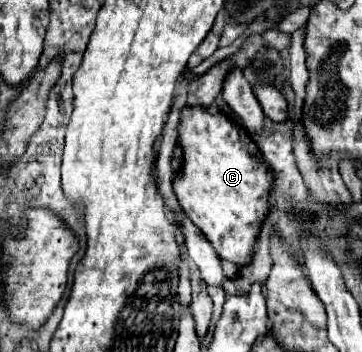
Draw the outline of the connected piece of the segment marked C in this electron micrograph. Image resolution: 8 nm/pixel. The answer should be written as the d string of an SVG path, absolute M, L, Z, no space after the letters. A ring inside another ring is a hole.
M187 85L179 89L167 119L167 127L159 139L159 157L155 163L157 183L159 183L159 191L167 199L167 205L175 205L175 209L181 207L179 217L183 217L183 221L179 221L179 225L187 247L187 257L199 267L201 277L207 285L223 287L223 281L227 279L227 275L223 273L221 259L227 259L237 265L251 263L251 257L255 253L255 241L261 233L261 225L267 219L269 207L271 207L269 199L271 199L273 173L259 157L255 159L247 151L247 147L241 145L239 129L227 117L211 115L203 107L185 109L187 91L189 91ZM179 119L181 119L181 125L179 125ZM177 129L179 129L179 145L183 149L183 177L179 177L179 181L171 181L173 179L171 153L177 141Z

